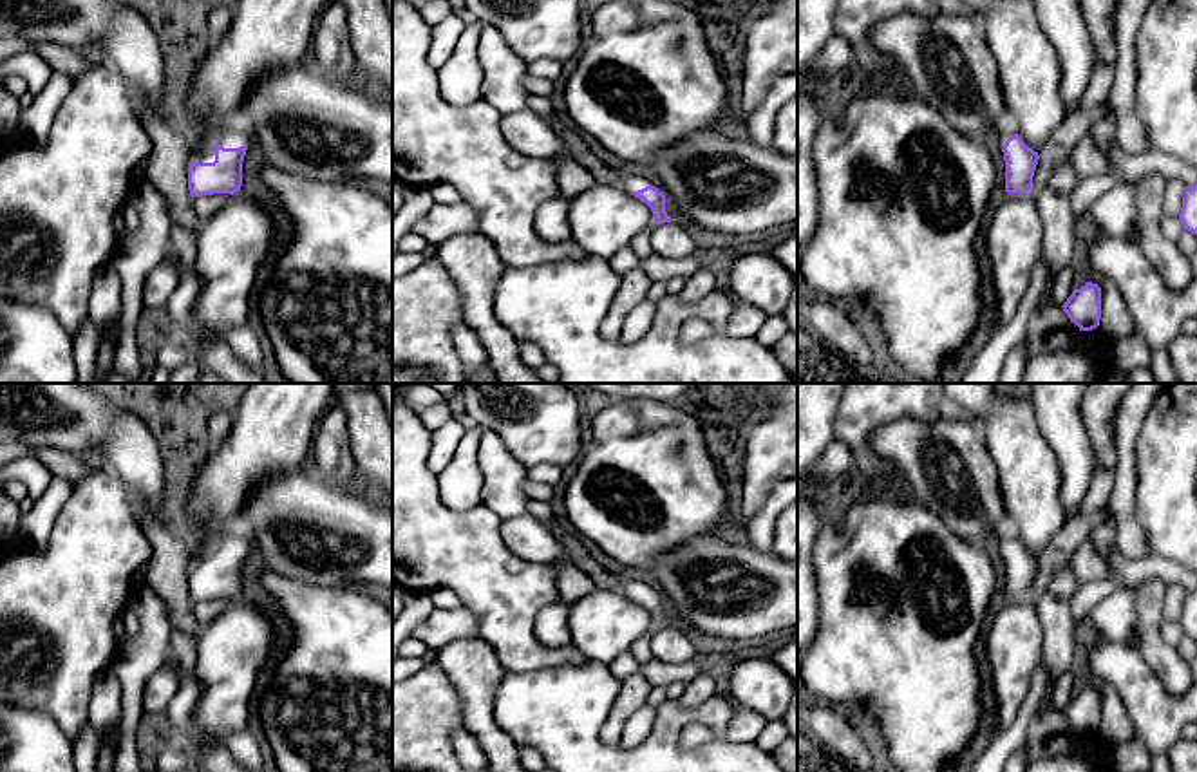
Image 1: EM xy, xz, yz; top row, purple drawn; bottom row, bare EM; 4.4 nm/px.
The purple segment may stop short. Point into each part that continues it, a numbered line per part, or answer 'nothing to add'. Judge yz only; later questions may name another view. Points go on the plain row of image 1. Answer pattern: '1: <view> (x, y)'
1: yz (1006, 530)

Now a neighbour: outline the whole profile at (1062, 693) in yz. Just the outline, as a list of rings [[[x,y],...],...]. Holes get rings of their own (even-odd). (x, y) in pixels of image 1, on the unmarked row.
[[[1063,673],[1052,685],[1051,701],[1056,709],[1063,711],[1074,696],[1074,678],[1072,673]]]

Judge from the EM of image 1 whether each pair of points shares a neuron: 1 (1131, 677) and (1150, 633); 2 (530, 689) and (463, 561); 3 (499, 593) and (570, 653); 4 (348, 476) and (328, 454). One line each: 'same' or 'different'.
1: different
2: different
3: same
4: same

